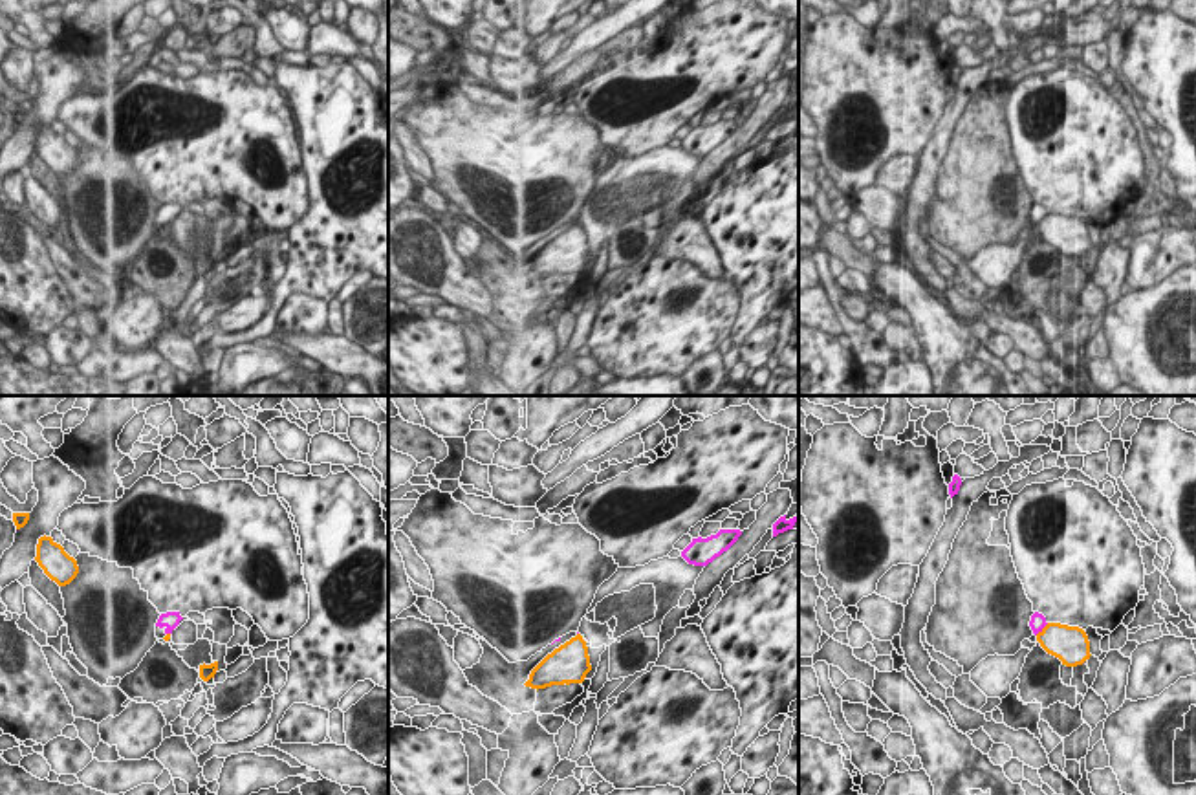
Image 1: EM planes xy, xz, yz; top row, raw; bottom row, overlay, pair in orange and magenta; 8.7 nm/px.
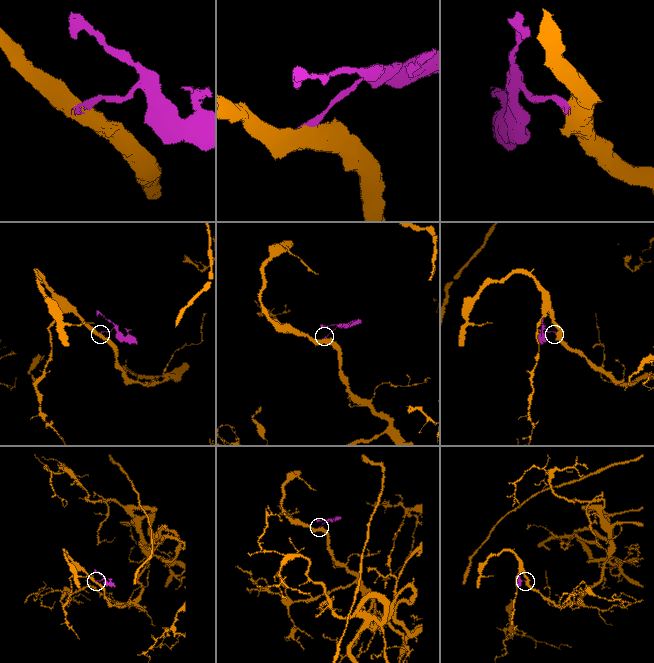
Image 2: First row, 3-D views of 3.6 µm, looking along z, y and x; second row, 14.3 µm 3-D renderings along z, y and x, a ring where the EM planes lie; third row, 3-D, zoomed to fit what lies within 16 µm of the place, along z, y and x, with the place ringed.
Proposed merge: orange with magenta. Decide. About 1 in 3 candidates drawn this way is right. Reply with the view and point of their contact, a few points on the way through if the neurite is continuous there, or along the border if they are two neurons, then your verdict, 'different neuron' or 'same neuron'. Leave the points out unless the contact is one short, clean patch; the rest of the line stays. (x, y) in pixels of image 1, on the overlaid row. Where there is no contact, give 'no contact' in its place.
contact yz (1043, 629); border yz (1048, 623), (1035, 634); different neuron

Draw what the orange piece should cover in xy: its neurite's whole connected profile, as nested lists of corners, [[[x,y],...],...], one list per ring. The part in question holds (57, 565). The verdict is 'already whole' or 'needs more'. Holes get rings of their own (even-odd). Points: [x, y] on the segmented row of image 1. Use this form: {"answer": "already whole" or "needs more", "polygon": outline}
{"answer": "already whole", "polygon": [[[46,535],[38,539],[35,561],[59,586],[70,584],[79,573],[77,561],[70,557],[60,544]]]}

